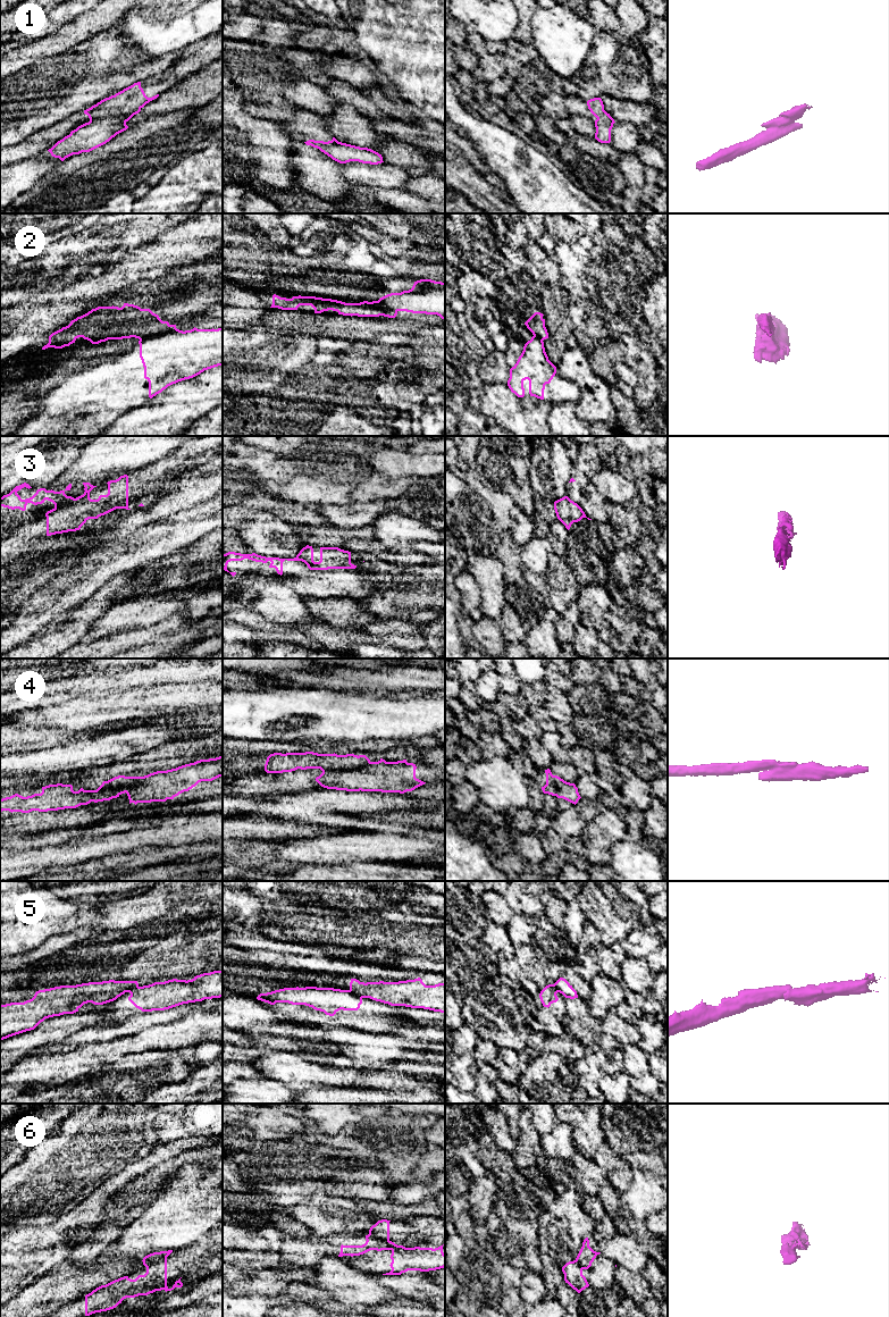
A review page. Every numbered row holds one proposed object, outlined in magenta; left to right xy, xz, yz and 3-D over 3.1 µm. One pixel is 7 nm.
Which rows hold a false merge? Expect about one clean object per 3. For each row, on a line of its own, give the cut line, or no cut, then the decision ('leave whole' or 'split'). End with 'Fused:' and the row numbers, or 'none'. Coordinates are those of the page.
1: cut xy (140, 108), (133, 111), (115, 111), (90, 122); split
2: cut xy (175, 327), (140, 340); split
3: cut xy (75, 498), (55, 508); split
4: cut xz (370, 762), (345, 770), (325, 770), (323, 772); split
5: cut xz (349, 990), (361, 998); split
6: cut xy (166, 1256), (161, 1256), (145, 1266); split
Fused: 1, 2, 3, 4, 5, 6

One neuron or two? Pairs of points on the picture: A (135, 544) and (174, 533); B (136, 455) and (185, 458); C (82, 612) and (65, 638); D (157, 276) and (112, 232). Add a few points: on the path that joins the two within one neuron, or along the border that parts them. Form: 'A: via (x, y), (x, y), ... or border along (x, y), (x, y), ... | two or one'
A: via (144, 544), (165, 537) | one
B: border along (178, 447), (140, 469) | two
C: via (80, 619), (68, 631) | one
D: border along (130, 253), (119, 261) | two

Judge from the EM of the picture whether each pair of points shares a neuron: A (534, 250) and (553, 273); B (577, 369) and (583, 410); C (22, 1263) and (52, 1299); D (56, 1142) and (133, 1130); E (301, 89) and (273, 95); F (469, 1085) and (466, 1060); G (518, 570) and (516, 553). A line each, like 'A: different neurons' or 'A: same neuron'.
A: same neuron
B: same neuron
C: different neurons
D: same neuron
E: different neurons
F: same neuron
G: same neuron

